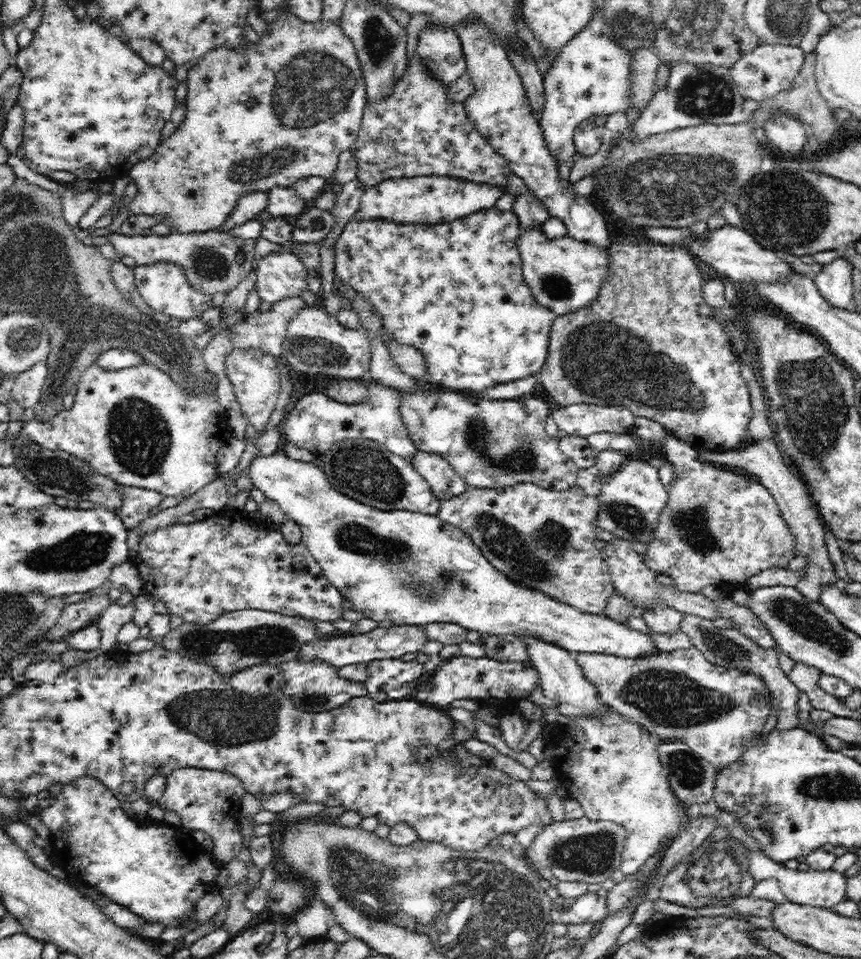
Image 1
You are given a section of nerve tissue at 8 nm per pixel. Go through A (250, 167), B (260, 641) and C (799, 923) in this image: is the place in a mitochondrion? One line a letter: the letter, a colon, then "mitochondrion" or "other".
A: mitochondrion
B: mitochondrion
C: other

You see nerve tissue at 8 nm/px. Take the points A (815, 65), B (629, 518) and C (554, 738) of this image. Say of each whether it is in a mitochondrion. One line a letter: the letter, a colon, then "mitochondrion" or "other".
A: other
B: mitochondrion
C: other

